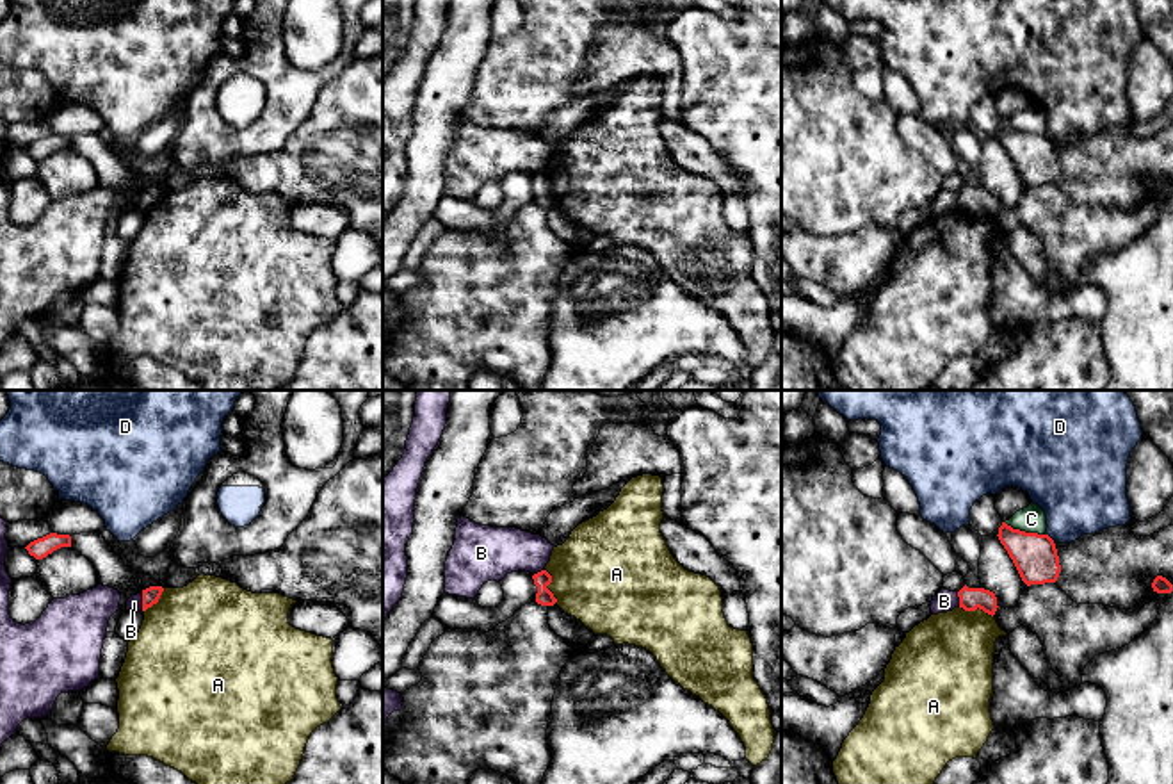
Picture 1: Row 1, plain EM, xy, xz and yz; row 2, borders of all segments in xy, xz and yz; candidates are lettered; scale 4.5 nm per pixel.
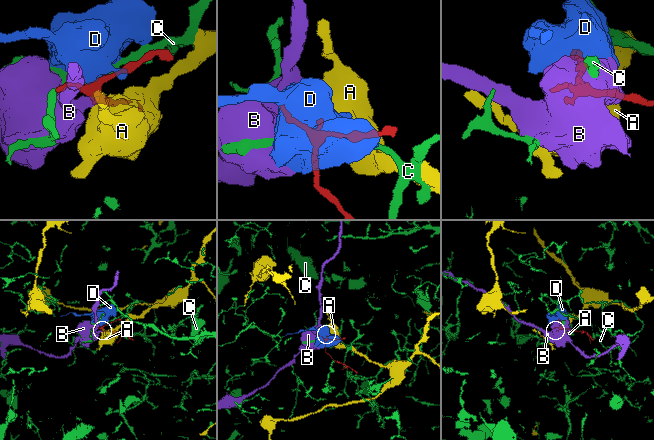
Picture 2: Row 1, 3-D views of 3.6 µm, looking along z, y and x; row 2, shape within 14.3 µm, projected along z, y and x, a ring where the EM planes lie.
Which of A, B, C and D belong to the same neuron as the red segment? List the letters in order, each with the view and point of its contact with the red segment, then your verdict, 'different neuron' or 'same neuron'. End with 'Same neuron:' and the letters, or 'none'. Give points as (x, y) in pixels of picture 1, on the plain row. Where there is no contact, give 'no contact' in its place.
A: xz (547, 186) | different neuron
B: xy (143, 204) | different neuron
C: yz (1024, 132) | different neuron
D: yz (1049, 138) | different neuron
Same neuron: none

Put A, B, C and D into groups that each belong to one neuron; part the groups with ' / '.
A / B / C / D

